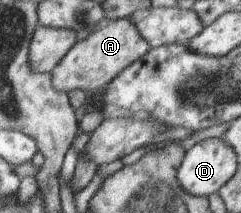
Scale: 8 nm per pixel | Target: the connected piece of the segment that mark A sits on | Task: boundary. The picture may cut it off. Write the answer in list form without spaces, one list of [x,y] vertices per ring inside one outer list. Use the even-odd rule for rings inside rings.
[[[122,17],[105,21],[98,29],[91,32],[84,40],[80,40],[67,52],[66,58],[51,70],[55,88],[60,92],[84,90],[92,95],[103,91],[116,76],[122,74],[138,59],[142,59],[151,45],[136,28],[130,17]]]

